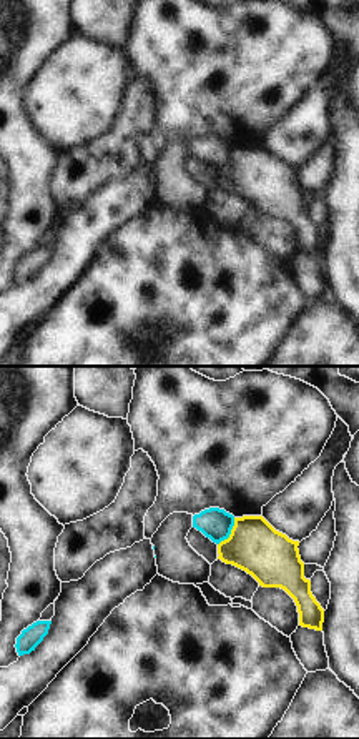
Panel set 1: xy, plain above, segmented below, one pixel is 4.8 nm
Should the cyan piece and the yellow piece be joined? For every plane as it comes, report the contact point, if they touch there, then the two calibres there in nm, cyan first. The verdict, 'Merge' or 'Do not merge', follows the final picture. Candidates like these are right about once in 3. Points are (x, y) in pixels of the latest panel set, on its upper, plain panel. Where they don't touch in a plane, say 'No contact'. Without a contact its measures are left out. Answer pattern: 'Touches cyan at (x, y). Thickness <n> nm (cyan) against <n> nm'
Touches cyan at (230, 160). Thickness 150 nm (cyan) against 260 nm

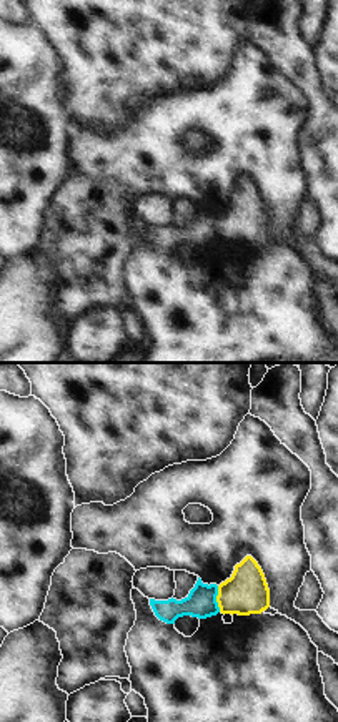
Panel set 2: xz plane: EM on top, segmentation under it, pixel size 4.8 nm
Touches cyan at (215, 227). Thickness 140 nm (cyan) against 220 nm

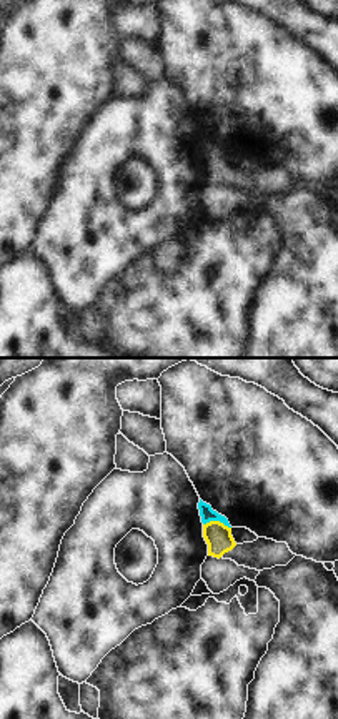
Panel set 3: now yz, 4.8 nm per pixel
Touches cyan at (217, 147). Thickness 70 nm (cyan) against 130 nm

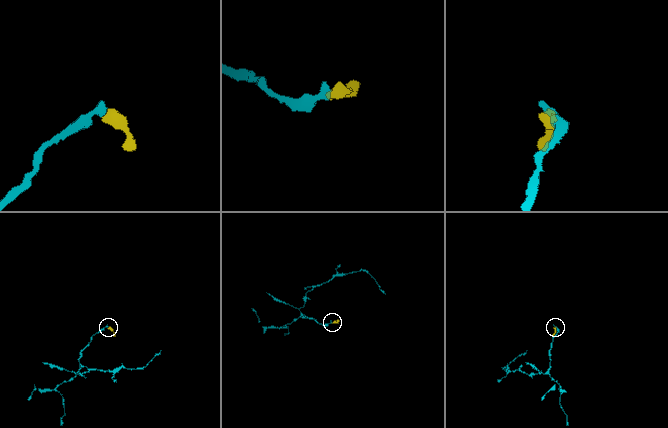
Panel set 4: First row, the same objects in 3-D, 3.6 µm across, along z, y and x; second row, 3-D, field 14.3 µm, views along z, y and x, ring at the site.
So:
Do not merge

